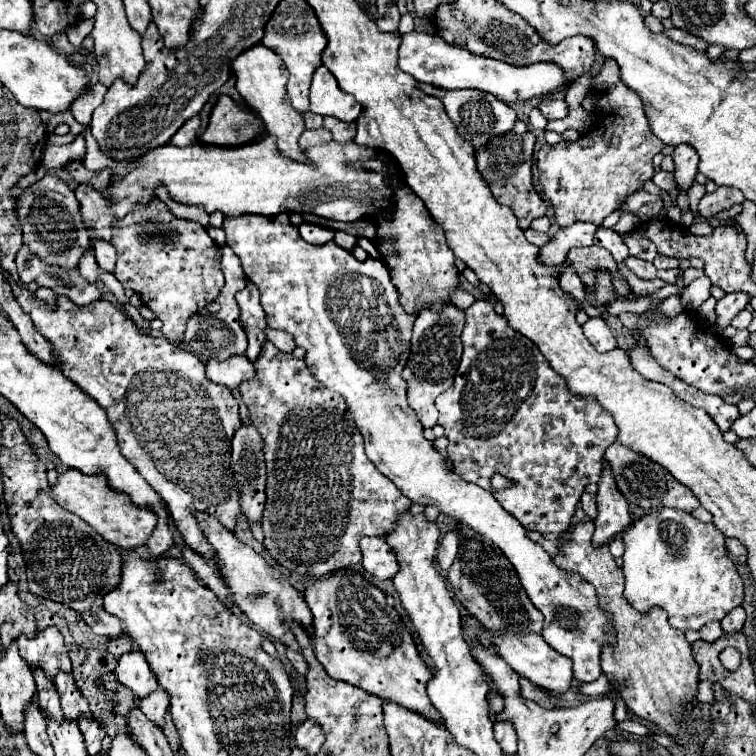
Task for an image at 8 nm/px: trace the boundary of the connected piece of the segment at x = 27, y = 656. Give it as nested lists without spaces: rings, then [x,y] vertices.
[[[56,626],[38,630],[34,638],[20,636],[18,648],[20,648],[20,656],[24,656],[24,660],[32,668],[34,666],[42,668],[50,678],[54,678],[58,670],[64,672],[72,670],[64,636]]]

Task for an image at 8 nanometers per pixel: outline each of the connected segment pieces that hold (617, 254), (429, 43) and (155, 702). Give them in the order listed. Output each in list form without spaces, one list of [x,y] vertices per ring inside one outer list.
[[[600,226],[596,236],[594,236],[594,244],[606,248],[616,262],[624,262],[628,258],[628,248],[626,248],[622,236],[618,232],[614,232],[612,228],[602,228]]]
[[[418,32],[402,36],[398,66],[404,72],[412,74],[418,82],[428,82],[444,90],[476,88],[476,90],[494,94],[498,100],[510,106],[518,102],[526,102],[536,96],[556,94],[558,90],[566,88],[566,72],[558,64],[540,62],[540,64],[530,64],[530,66],[510,66],[500,60],[470,54],[464,48],[444,44],[440,36],[418,34]]]
[[[158,688],[156,692],[152,692],[152,696],[146,696],[144,700],[136,702],[136,706],[146,714],[146,718],[158,726],[164,724],[164,714],[168,710],[168,704],[170,704],[170,696],[168,692],[164,692],[164,688]]]

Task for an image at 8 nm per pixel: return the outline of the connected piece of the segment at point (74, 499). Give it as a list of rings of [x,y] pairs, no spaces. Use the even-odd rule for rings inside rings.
[[[66,470],[58,476],[58,482],[54,488],[50,488],[52,498],[62,504],[72,514],[80,516],[84,522],[88,522],[104,540],[120,546],[120,548],[138,548],[148,542],[152,536],[158,516],[156,512],[150,512],[148,506],[140,508],[136,506],[128,494],[122,494],[118,490],[112,490],[108,484],[108,478],[104,474],[82,474],[76,470]]]

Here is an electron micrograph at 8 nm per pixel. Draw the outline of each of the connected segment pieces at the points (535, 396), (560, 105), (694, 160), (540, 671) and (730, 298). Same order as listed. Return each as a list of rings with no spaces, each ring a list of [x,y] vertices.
[[[476,300],[470,308],[464,310],[466,314],[466,326],[464,326],[464,332],[462,332],[462,344],[464,344],[464,352],[462,352],[462,360],[460,360],[460,366],[458,366],[458,374],[454,378],[454,384],[442,392],[438,398],[436,398],[436,408],[440,412],[438,416],[438,424],[444,428],[444,436],[448,438],[448,448],[446,448],[446,460],[448,460],[448,466],[466,482],[472,482],[472,484],[478,484],[480,488],[490,488],[490,478],[494,474],[502,474],[506,476],[508,480],[512,480],[512,486],[506,488],[506,490],[500,490],[500,492],[494,492],[494,498],[504,506],[506,512],[510,512],[516,520],[520,520],[520,524],[528,530],[536,530],[536,532],[564,532],[568,526],[570,526],[570,520],[574,516],[574,510],[576,510],[576,504],[586,488],[586,484],[590,482],[596,482],[600,480],[600,470],[602,470],[602,456],[604,456],[604,450],[616,440],[618,436],[618,428],[612,420],[612,416],[608,416],[608,412],[604,412],[604,408],[600,408],[600,404],[594,400],[594,398],[580,398],[580,396],[574,396],[568,392],[566,388],[566,380],[556,374],[552,370],[552,366],[546,362],[546,358],[542,356],[542,352],[536,348],[536,344],[532,340],[528,340],[526,336],[522,336],[520,332],[516,332],[514,328],[510,328],[508,320],[500,314],[494,312],[494,306],[486,300]]]
[[[546,98],[540,102],[538,110],[548,118],[548,120],[558,120],[568,116],[568,104],[564,98]]]
[[[680,144],[674,148],[674,164],[676,164],[676,180],[680,184],[680,188],[688,188],[694,182],[694,176],[698,172],[698,154],[690,144]]]
[[[484,632],[482,636],[484,644],[494,644],[496,652],[520,674],[526,676],[528,680],[532,680],[534,684],[538,684],[540,688],[546,688],[554,694],[564,694],[570,690],[570,682],[572,682],[572,666],[570,660],[562,654],[558,654],[556,650],[552,650],[544,638],[540,634],[504,634],[504,636],[492,636],[492,632]]]
[[[732,292],[732,294],[726,294],[722,300],[718,300],[718,304],[716,304],[716,314],[718,314],[716,324],[718,324],[720,332],[732,322],[732,318],[740,310],[746,308],[748,300],[750,300],[750,296],[746,292]]]

